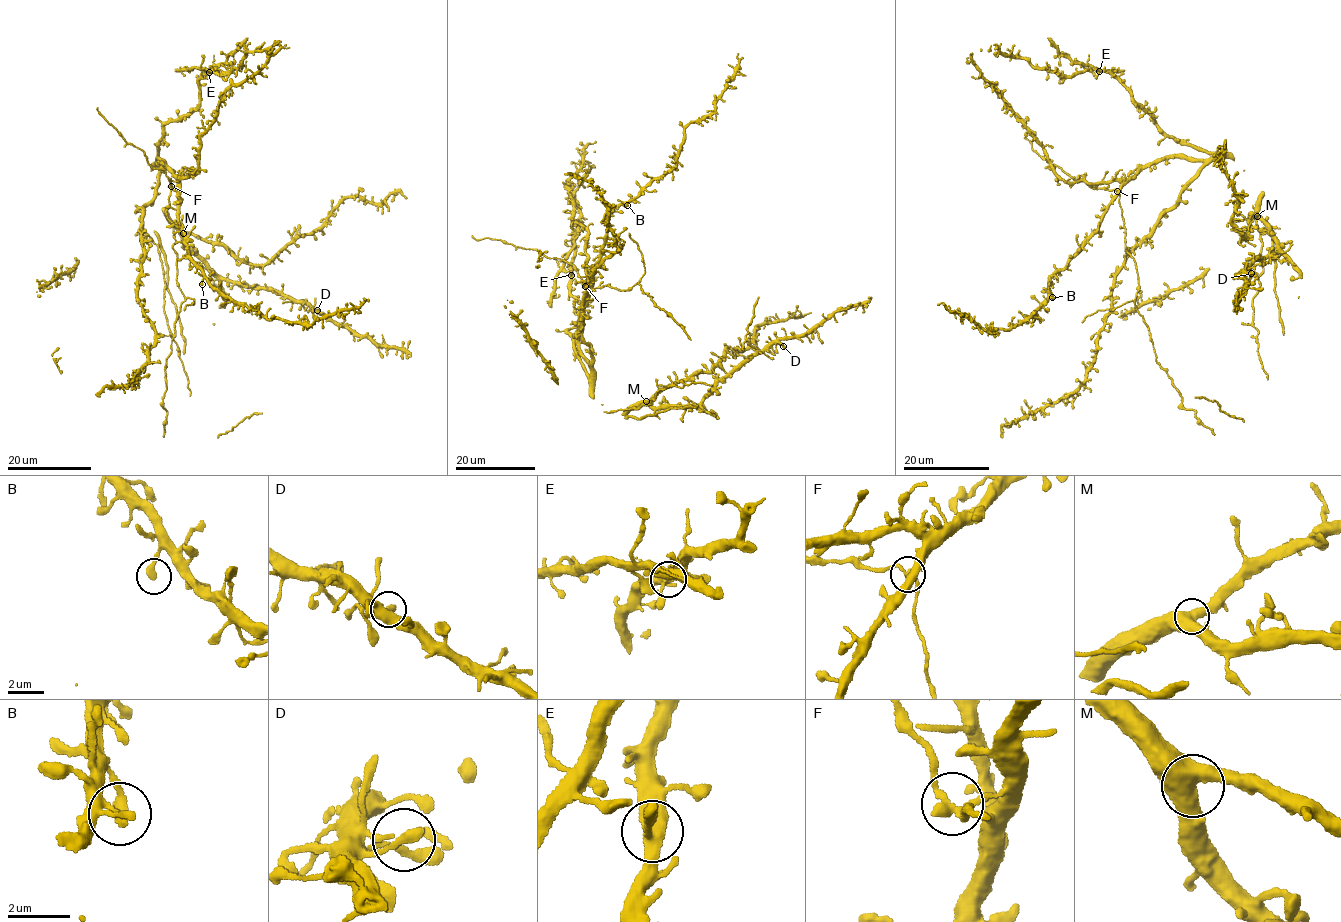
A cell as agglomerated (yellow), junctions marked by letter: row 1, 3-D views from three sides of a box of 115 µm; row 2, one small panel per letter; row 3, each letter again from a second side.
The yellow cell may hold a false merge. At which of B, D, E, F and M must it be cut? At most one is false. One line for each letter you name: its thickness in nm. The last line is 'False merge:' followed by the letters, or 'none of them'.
False merge: none of them

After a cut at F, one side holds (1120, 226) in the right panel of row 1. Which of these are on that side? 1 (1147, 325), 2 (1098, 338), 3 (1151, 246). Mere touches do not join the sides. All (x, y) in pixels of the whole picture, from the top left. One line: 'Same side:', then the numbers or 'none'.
Same side: 1

